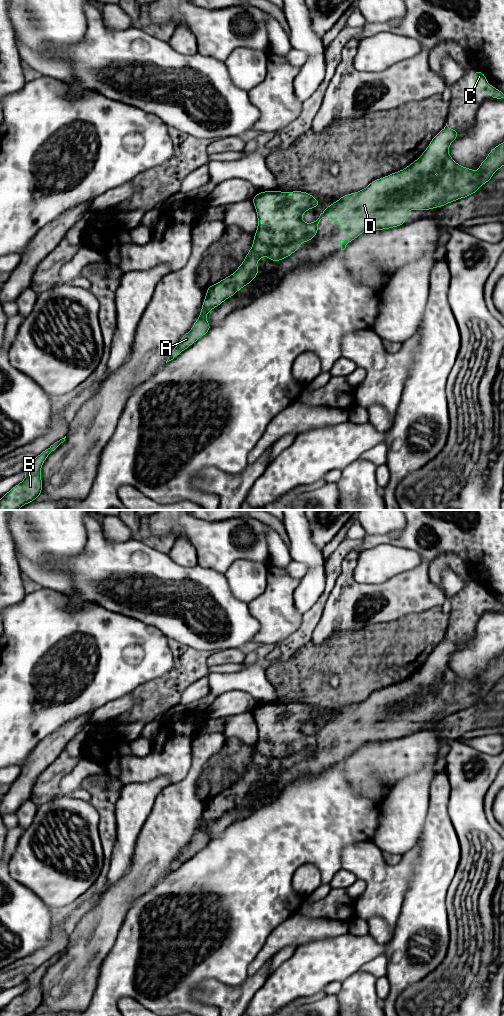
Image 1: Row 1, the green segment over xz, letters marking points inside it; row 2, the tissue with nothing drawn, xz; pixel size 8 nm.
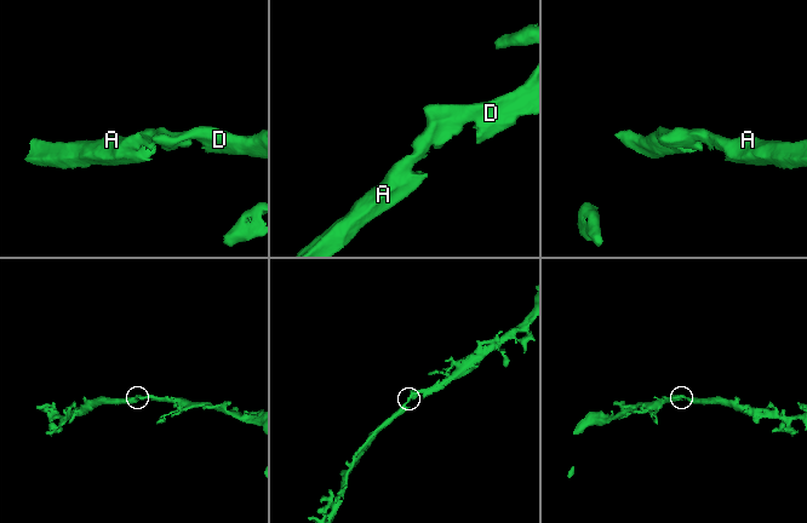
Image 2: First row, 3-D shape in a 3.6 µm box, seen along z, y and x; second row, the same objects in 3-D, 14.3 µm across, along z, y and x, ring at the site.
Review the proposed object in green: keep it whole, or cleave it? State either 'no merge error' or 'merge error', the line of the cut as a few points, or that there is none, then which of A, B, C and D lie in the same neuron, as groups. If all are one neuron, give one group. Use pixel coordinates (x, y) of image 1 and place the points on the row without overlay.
no merge error; no cut; A B C D

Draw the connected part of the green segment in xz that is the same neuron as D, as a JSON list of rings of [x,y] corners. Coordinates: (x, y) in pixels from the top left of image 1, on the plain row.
[[[446,635],[446,638],[433,649],[429,658],[417,672],[401,683],[372,693],[363,702],[342,708],[330,716],[313,735],[304,735],[301,732],[302,727],[307,722],[320,717],[320,713],[310,705],[276,702],[263,703],[255,707],[252,713],[257,724],[258,738],[250,763],[233,786],[207,800],[200,828],[193,836],[192,841],[180,851],[171,863],[166,875],[176,870],[211,841],[212,838],[206,833],[206,827],[256,790],[260,784],[260,781],[256,779],[260,770],[268,768],[271,774],[287,770],[300,760],[302,754],[309,754],[316,748],[318,736],[322,730],[338,732],[340,743],[351,746],[345,753],[340,752],[341,762],[344,762],[350,754],[367,742],[384,742],[404,737],[408,722],[431,722],[436,719],[443,719],[448,715],[478,704],[479,699],[489,694],[492,687],[504,677],[504,654],[489,664],[486,671],[478,678],[480,683],[477,684],[458,677],[450,669],[449,658],[459,648],[459,645],[449,640]]]

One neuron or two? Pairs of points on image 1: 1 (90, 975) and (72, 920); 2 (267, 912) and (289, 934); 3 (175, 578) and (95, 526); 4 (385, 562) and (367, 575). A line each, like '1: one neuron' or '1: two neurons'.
1: two neurons
2: two neurons
3: one neuron
4: one neuron

